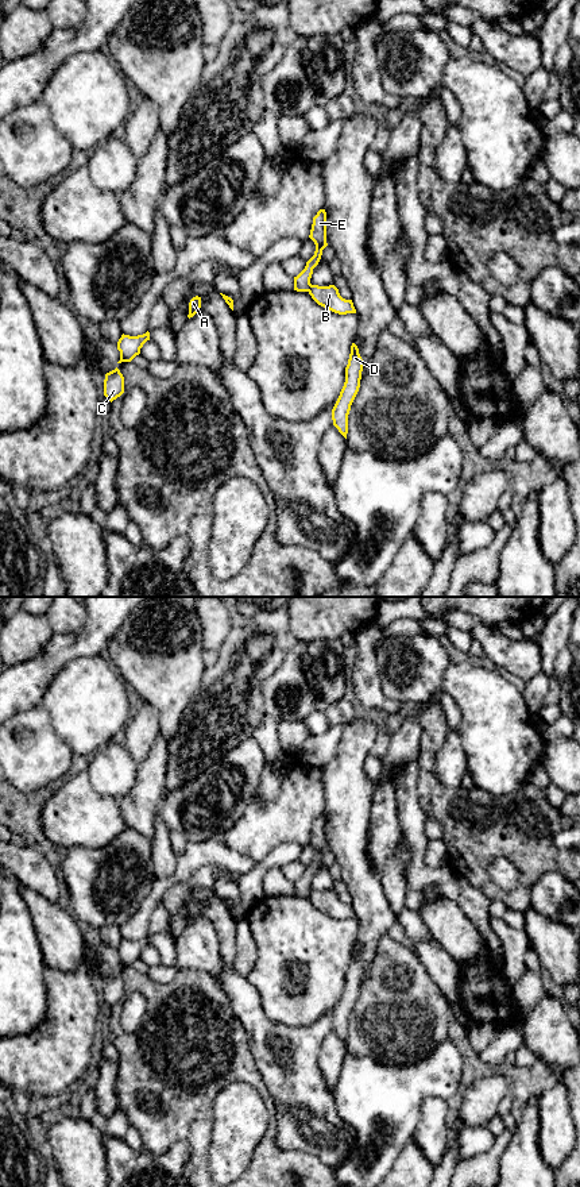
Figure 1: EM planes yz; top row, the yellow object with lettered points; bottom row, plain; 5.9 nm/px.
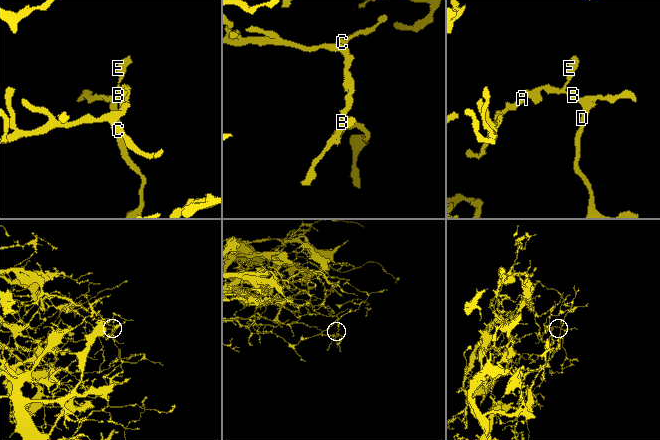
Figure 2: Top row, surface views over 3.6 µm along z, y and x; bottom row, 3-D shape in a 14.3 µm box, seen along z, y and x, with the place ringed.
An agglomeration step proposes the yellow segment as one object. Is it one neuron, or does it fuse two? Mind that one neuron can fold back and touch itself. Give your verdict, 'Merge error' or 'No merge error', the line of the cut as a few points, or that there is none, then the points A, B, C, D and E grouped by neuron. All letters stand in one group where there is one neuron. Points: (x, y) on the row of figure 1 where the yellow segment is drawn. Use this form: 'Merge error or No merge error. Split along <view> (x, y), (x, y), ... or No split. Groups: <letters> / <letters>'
Merge error. Split along yz (312, 285), (308, 291). Groups: A C E / B D

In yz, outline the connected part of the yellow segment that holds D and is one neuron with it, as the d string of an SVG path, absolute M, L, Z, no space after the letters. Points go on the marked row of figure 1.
M352 343L348 365L345 367L345 382L332 409L333 425L345 439L348 433L348 415L360 388L361 371L363 359L357 346Z

